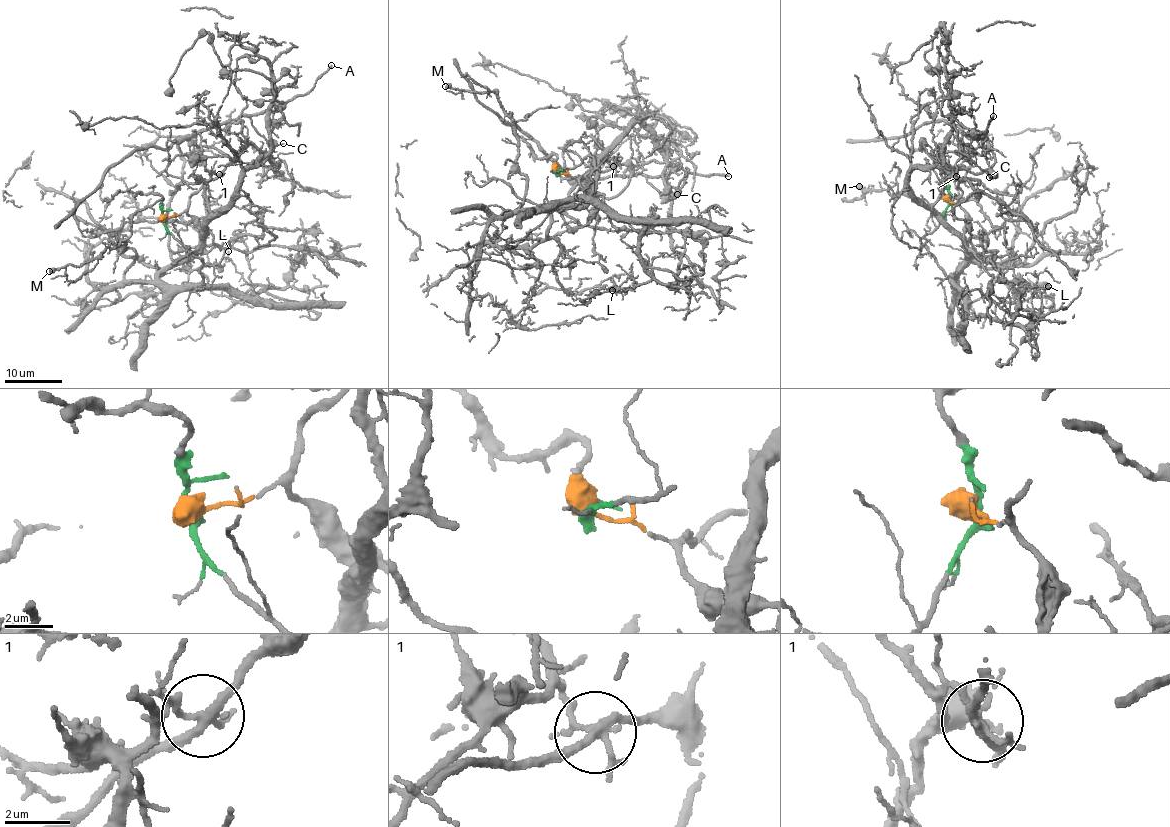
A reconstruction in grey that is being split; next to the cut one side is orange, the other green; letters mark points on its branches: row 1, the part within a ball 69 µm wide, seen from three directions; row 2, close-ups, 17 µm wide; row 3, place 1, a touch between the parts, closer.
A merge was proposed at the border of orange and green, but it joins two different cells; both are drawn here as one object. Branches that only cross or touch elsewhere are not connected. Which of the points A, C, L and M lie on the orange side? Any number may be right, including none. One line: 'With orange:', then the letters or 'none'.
With orange: A, C

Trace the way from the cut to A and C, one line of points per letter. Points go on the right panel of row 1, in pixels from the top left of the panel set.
A: (950, 200), (962, 194), (954, 171), (977, 173), (994, 162), (989, 141), (977, 134), (994, 115)
C: (950, 200), (955, 203), (962, 194), (954, 171), (977, 173), (994, 162), (989, 141), (981, 134), (989, 176)

